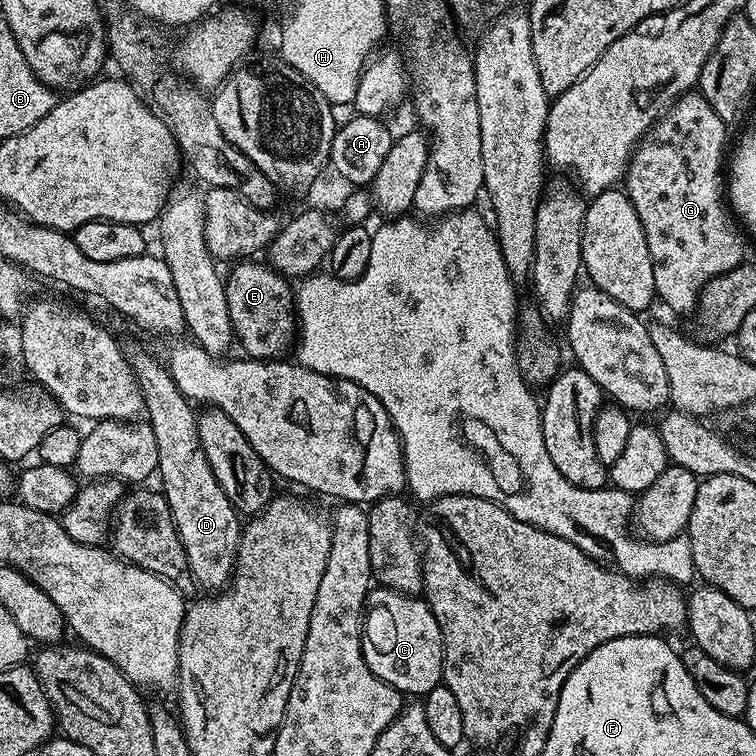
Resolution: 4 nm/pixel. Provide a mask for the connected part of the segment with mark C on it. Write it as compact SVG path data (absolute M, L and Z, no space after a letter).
M373 587L366 601L360 645L372 673L402 694L423 698L443 681L442 630L438 618L434 618L432 607L420 596L404 596L388 588Z

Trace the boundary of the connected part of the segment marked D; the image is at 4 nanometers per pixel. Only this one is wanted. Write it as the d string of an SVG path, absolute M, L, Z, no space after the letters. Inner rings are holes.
M140 344L123 345L124 357L142 390L146 423L154 430L158 442L159 487L170 506L182 550L186 550L188 572L204 590L220 590L231 580L236 567L236 550L240 545L242 520L222 486L215 480L206 453L199 441L197 409L178 390L167 367L160 364Z

